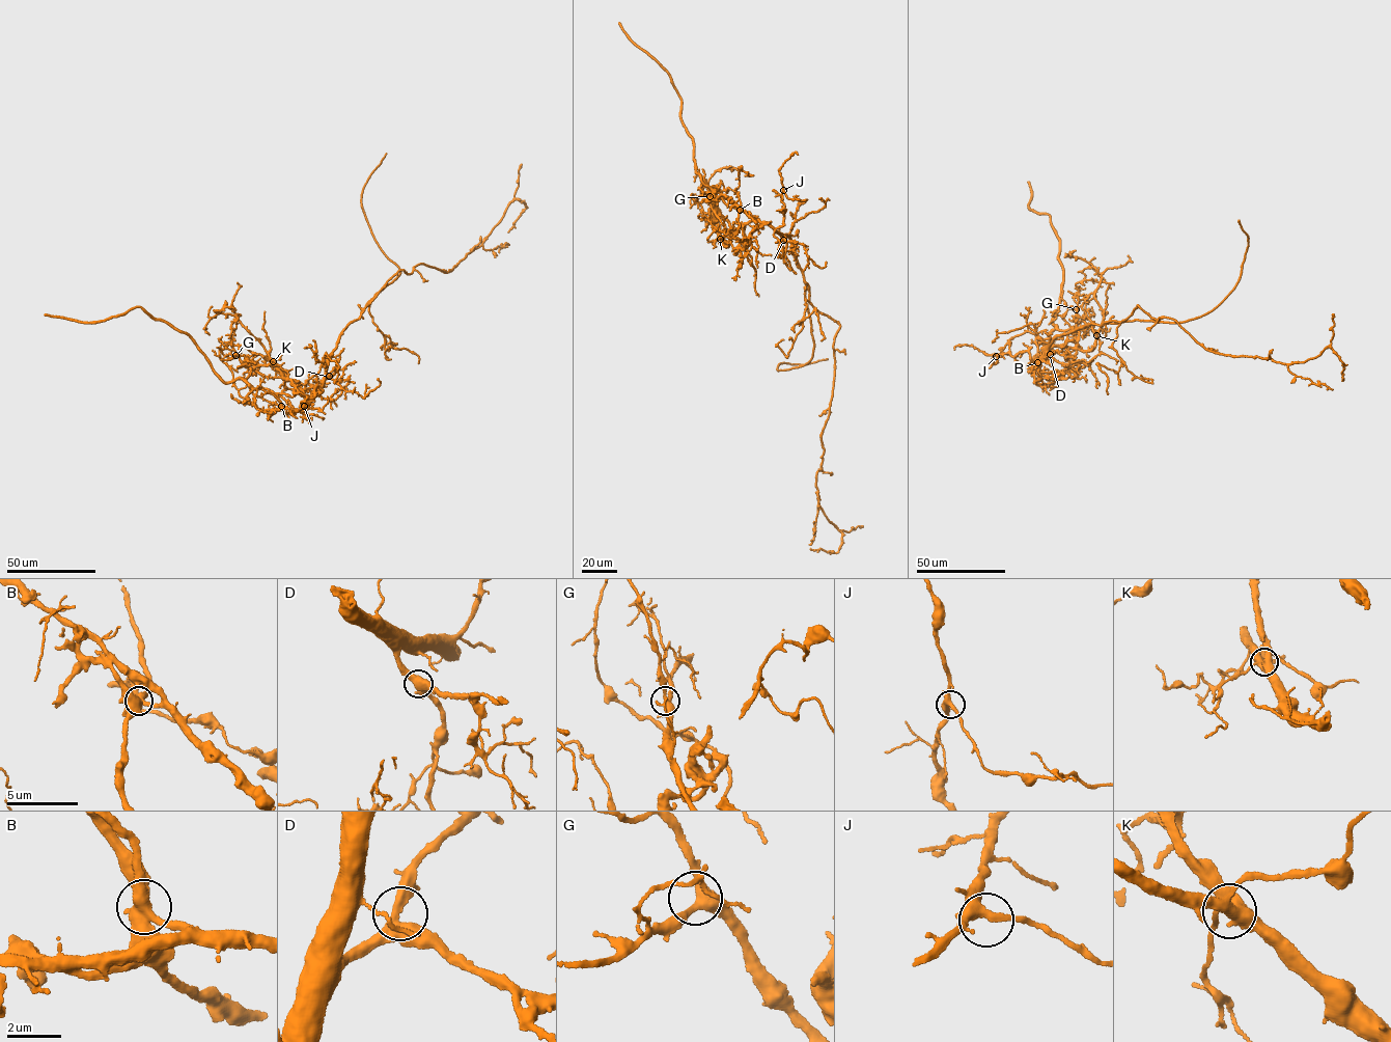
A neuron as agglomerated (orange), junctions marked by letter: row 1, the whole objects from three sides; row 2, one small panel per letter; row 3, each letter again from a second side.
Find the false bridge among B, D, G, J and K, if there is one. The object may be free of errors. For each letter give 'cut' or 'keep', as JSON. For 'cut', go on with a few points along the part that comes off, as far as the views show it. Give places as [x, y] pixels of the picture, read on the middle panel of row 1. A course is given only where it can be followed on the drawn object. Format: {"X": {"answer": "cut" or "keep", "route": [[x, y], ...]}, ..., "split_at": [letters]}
{"B": {"answer": "cut", "route": [[740, 210], [726, 206], [701, 180], [670, 75], [629, 39], [619, 22]]}, "D": {"answer": "keep"}, "G": {"answer": "keep"}, "J": {"answer": "keep"}, "K": {"answer": "keep"}, "split_at": ["B"]}

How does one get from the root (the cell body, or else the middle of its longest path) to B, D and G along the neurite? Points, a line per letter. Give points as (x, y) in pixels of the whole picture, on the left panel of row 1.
B: (338, 337), (327, 360), (320, 392), (301, 410), (281, 406)
D: (338, 337), (327, 362), (324, 379), (329, 376)
G: (338, 337), (327, 360), (320, 391), (313, 395), (301, 393), (286, 378), (257, 373), (235, 355)

